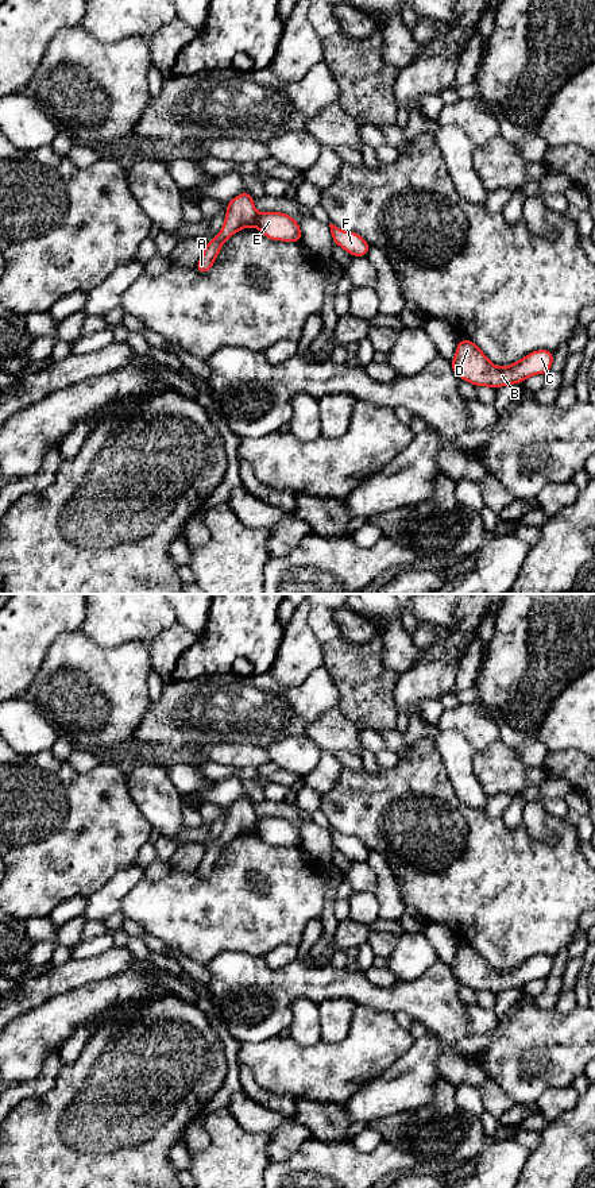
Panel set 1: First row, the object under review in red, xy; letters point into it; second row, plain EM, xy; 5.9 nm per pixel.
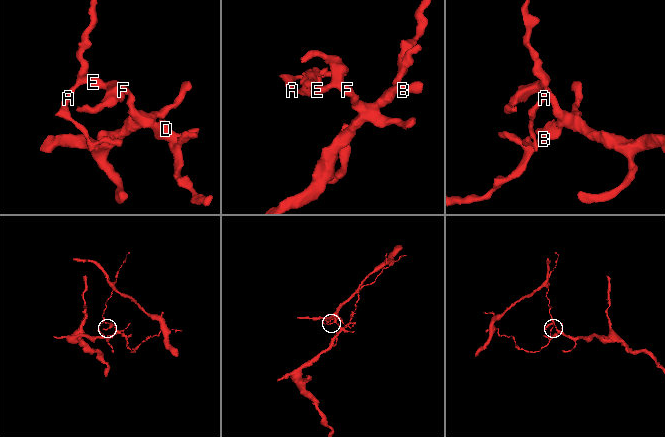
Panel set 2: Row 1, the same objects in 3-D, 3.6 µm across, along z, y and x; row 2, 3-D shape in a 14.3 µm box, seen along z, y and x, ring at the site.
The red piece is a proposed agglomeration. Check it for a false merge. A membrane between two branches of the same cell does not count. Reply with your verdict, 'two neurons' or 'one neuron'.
two neurons

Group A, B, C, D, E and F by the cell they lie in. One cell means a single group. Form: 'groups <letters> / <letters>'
groups A / B C D E F

